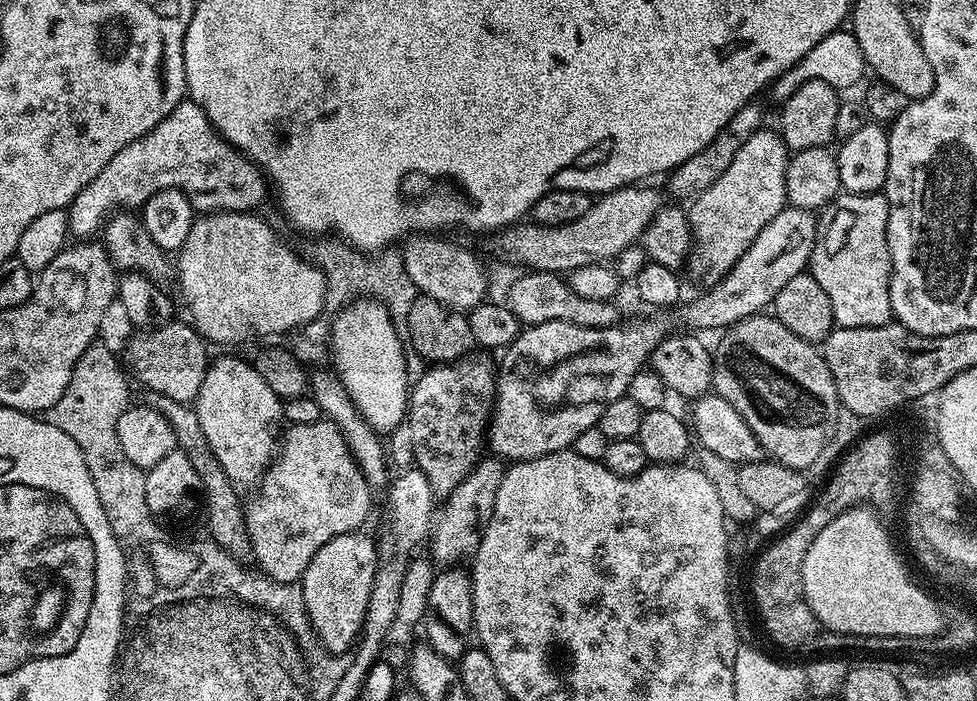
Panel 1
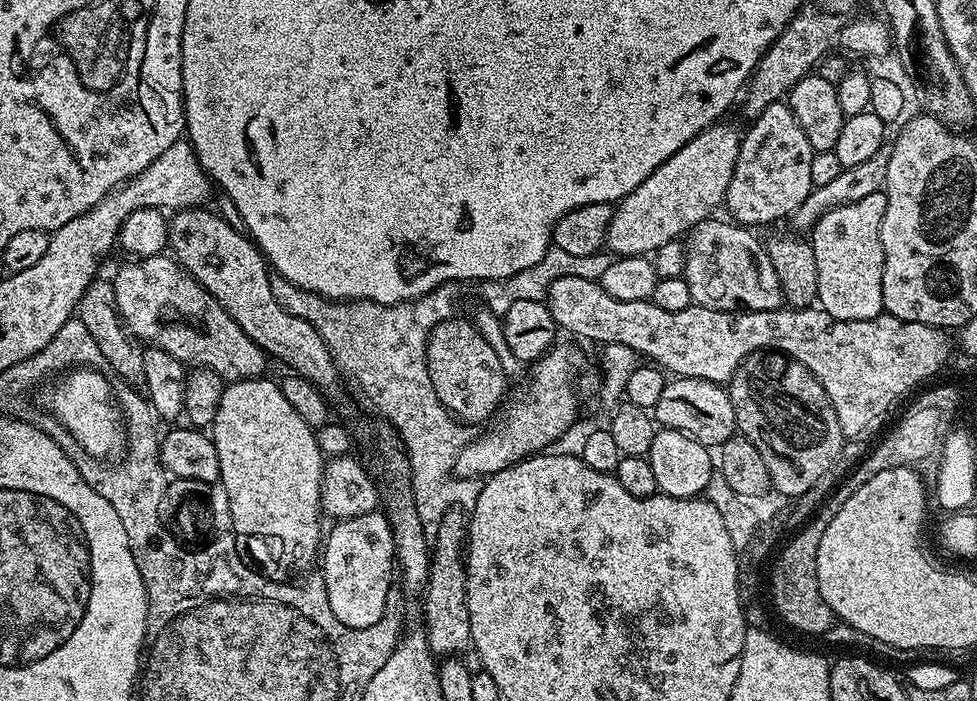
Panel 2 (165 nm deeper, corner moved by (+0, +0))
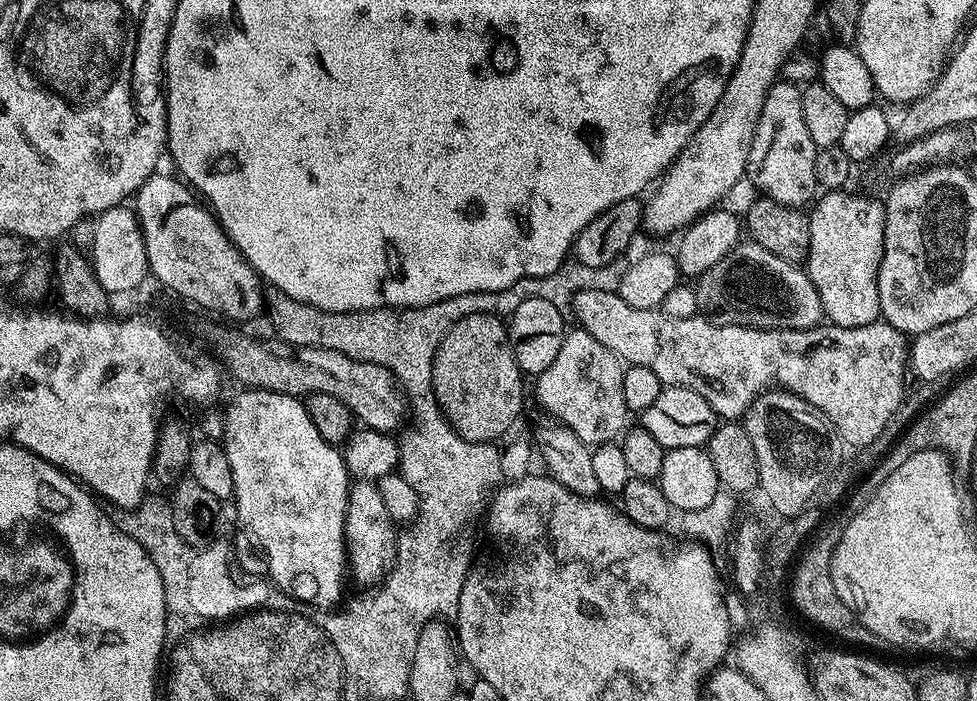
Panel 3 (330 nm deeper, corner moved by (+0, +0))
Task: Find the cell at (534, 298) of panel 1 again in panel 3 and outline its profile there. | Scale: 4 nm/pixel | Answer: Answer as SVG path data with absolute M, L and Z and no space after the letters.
M607 287L583 288L581 292L573 296L570 312L576 315L576 320L580 323L577 325L583 331L590 333L594 338L598 338L598 342L602 342L602 346L606 346L606 350L613 352L625 365L646 366L646 370L654 370L654 374L658 374L661 385L674 388L689 388L690 390L694 390L694 394L702 394L702 398L706 398L706 402L716 411L717 417L723 418L728 422L743 417L750 405L764 391L780 389L786 392L793 392L798 398L810 402L810 406L814 406L817 412L821 412L824 415L824 419L835 428L836 435L840 437L841 441L847 447L849 444L849 449L857 450L870 445L870 442L874 441L874 438L877 438L878 434L882 433L882 430L885 429L886 422L889 421L890 414L893 414L894 410L897 409L898 405L906 397L906 391L904 391L904 372L906 376L906 363L908 361L910 344L906 339L905 333L898 331L895 326L885 322L883 319L876 320L870 326L854 326L853 328L843 328L831 322L824 322L815 328L807 328L806 330L747 328L746 326L734 326L733 324L717 324L716 321L707 319L700 314L691 316L690 318L670 318L666 313L655 308L651 308L650 310L634 310L628 303L622 302L619 291L609 290Z

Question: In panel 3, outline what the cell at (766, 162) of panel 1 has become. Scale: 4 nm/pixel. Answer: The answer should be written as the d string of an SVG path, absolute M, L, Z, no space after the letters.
M777 82L766 94L766 102L762 102L762 114L758 118L758 130L754 130L754 142L750 146L746 176L769 199L782 202L791 208L803 209L813 203L818 185L814 178L817 148L810 133L806 131L806 122L802 122L800 93L801 89L795 83Z

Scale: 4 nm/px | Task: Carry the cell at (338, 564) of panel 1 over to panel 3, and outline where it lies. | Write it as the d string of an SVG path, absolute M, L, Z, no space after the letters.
M352 480L348 486L344 546L348 553L350 576L360 584L379 585L397 561L398 526L390 518L386 502L382 502L380 485L374 480Z

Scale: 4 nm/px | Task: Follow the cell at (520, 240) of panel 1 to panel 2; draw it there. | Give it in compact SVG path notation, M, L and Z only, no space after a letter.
M717 122L711 124L706 130L702 130L690 142L686 142L682 146L682 150L678 150L675 154L667 160L662 166L658 166L658 170L654 170L654 174L650 174L650 178L646 178L646 182L642 182L642 186L638 186L630 194L626 194L623 200L615 205L610 220L610 230L608 231L608 243L606 245L607 251L615 254L617 257L622 256L648 256L656 253L659 248L666 246L666 242L671 240L680 240L685 234L692 231L694 226L698 226L704 220L709 219L713 215L712 212L716 207L721 207L724 204L724 195L730 186L730 178L734 174L734 166L738 162L738 150L740 149L740 141L742 139L741 129L736 129L732 124L724 124L725 122Z

